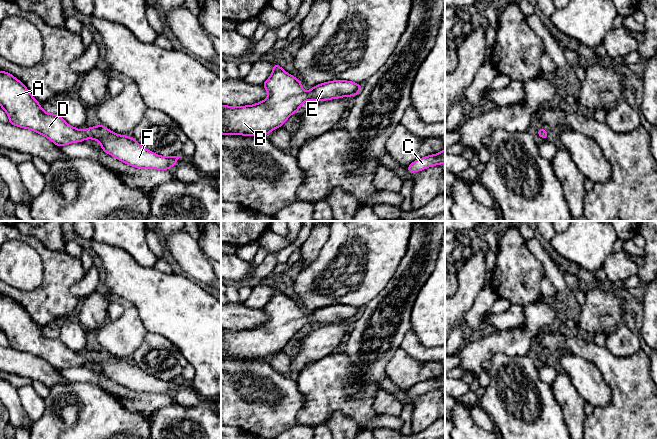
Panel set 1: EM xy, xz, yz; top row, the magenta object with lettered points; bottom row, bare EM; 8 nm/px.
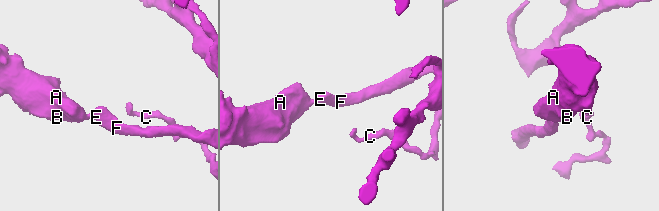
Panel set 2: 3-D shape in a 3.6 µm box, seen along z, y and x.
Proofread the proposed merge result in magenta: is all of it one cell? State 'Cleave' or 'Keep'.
Keep

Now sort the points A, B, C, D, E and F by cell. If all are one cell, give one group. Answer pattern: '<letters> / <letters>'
A B C D E F

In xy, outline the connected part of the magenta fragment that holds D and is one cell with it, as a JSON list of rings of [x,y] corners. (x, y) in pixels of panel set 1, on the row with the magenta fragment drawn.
[[[0,71],[0,105],[9,116],[9,124],[37,132],[58,147],[85,139],[98,141],[104,152],[115,157],[123,163],[141,169],[168,170],[174,167],[180,156],[160,156],[141,146],[132,136],[119,135],[104,125],[86,128],[83,131],[66,123],[59,113],[49,114],[43,110],[39,102],[31,95],[26,86],[8,72]]]

